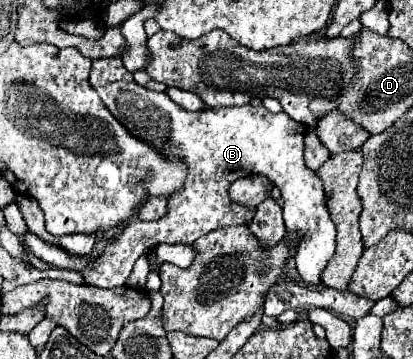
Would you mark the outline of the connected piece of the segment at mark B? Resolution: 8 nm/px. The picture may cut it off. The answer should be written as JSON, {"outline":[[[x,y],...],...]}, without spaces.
{"outline":[[[128,45],[116,57],[92,61],[92,89],[100,95],[114,117],[134,135],[150,141],[160,151],[168,149],[168,153],[172,153],[172,147],[176,147],[176,155],[188,163],[190,175],[182,189],[168,197],[166,217],[152,223],[132,221],[124,225],[122,232],[114,237],[114,243],[102,251],[98,261],[90,269],[82,271],[86,285],[106,289],[126,285],[136,259],[148,249],[162,243],[192,245],[200,235],[206,235],[218,227],[252,221],[256,209],[246,209],[228,197],[230,183],[246,175],[266,175],[280,187],[286,229],[306,233],[304,241],[296,247],[296,267],[300,279],[306,285],[320,285],[320,273],[336,251],[336,225],[326,209],[320,177],[304,165],[304,135],[308,127],[292,121],[286,113],[270,113],[264,107],[256,109],[252,105],[202,109],[196,113],[180,109],[180,105],[176,105],[166,93],[150,91],[134,81],[132,73],[122,65],[122,57],[127,50]]]}

